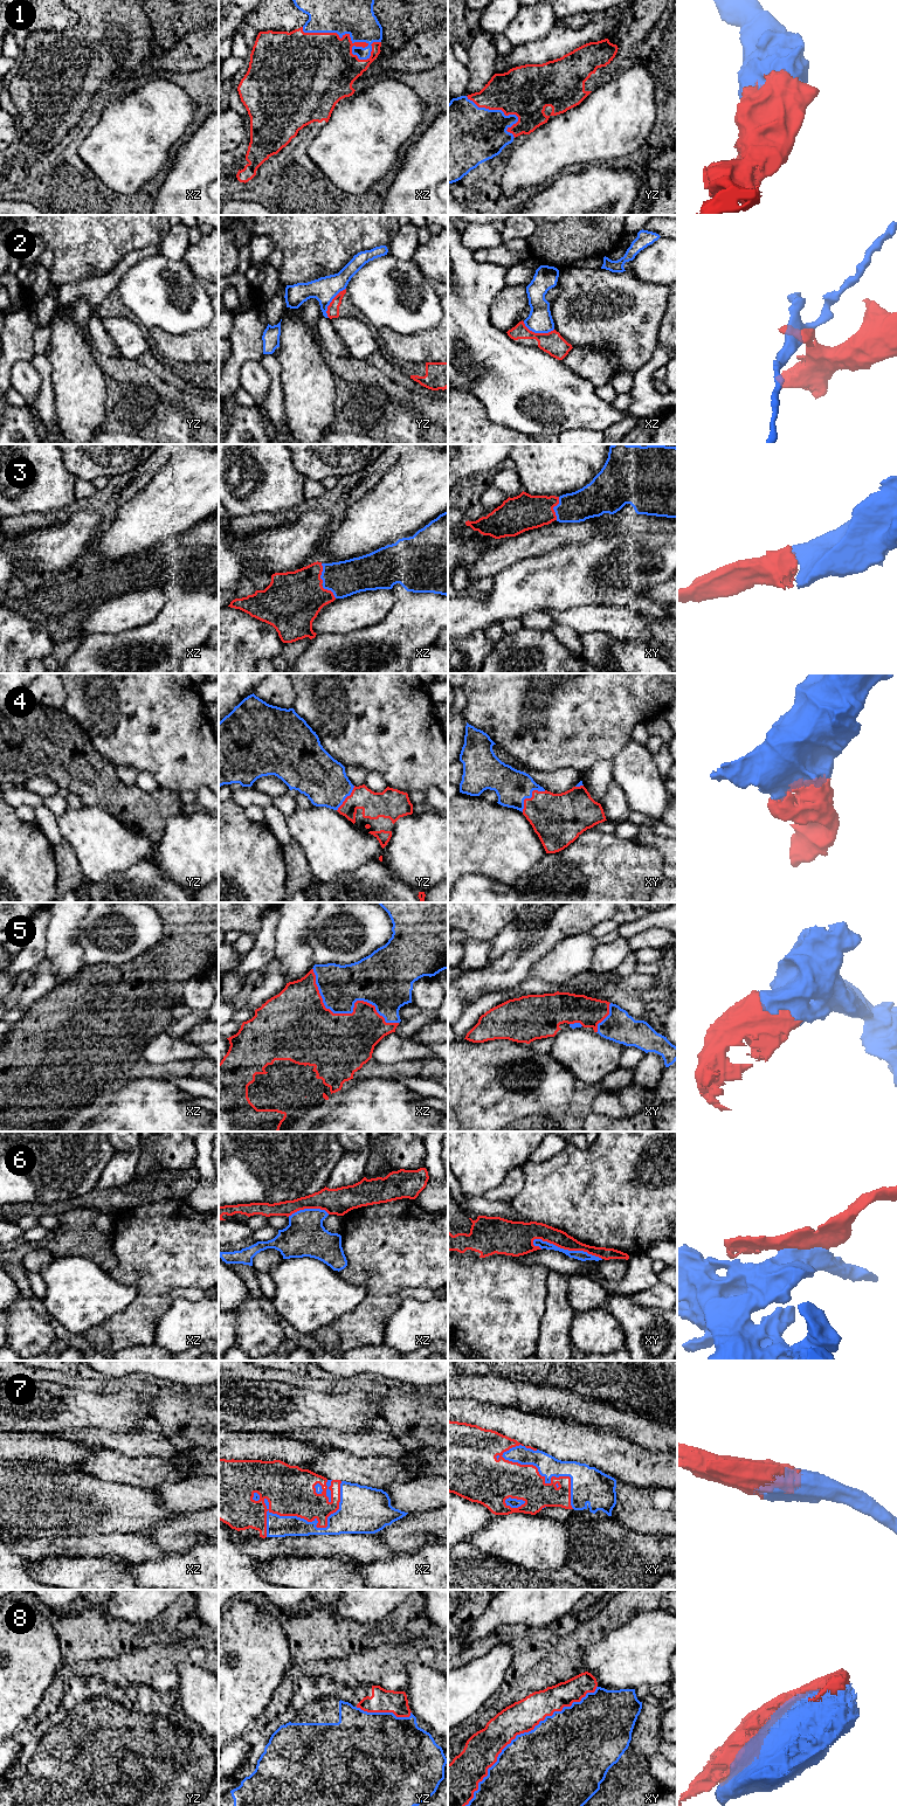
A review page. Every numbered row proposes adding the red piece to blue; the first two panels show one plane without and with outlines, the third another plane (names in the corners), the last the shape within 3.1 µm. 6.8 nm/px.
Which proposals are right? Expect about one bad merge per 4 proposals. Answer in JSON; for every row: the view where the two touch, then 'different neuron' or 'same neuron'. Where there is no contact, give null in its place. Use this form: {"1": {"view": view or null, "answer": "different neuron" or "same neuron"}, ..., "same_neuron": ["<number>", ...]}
{"1": {"view": "xz", "answer": "same neuron"}, "2": {"view": "xz", "answer": "different neuron"}, "3": {"view": "xy", "answer": "same neuron"}, "4": {"view": "xy", "answer": "same neuron"}, "5": {"view": "xz", "answer": "same neuron"}, "6": {"view": "xy", "answer": "different neuron"}, "7": {"view": "xz", "answer": "same neuron"}, "8": {"view": "xy", "answer": "different neuron"}, "same_neuron": ["1", "3", "4", "5", "7"]}

